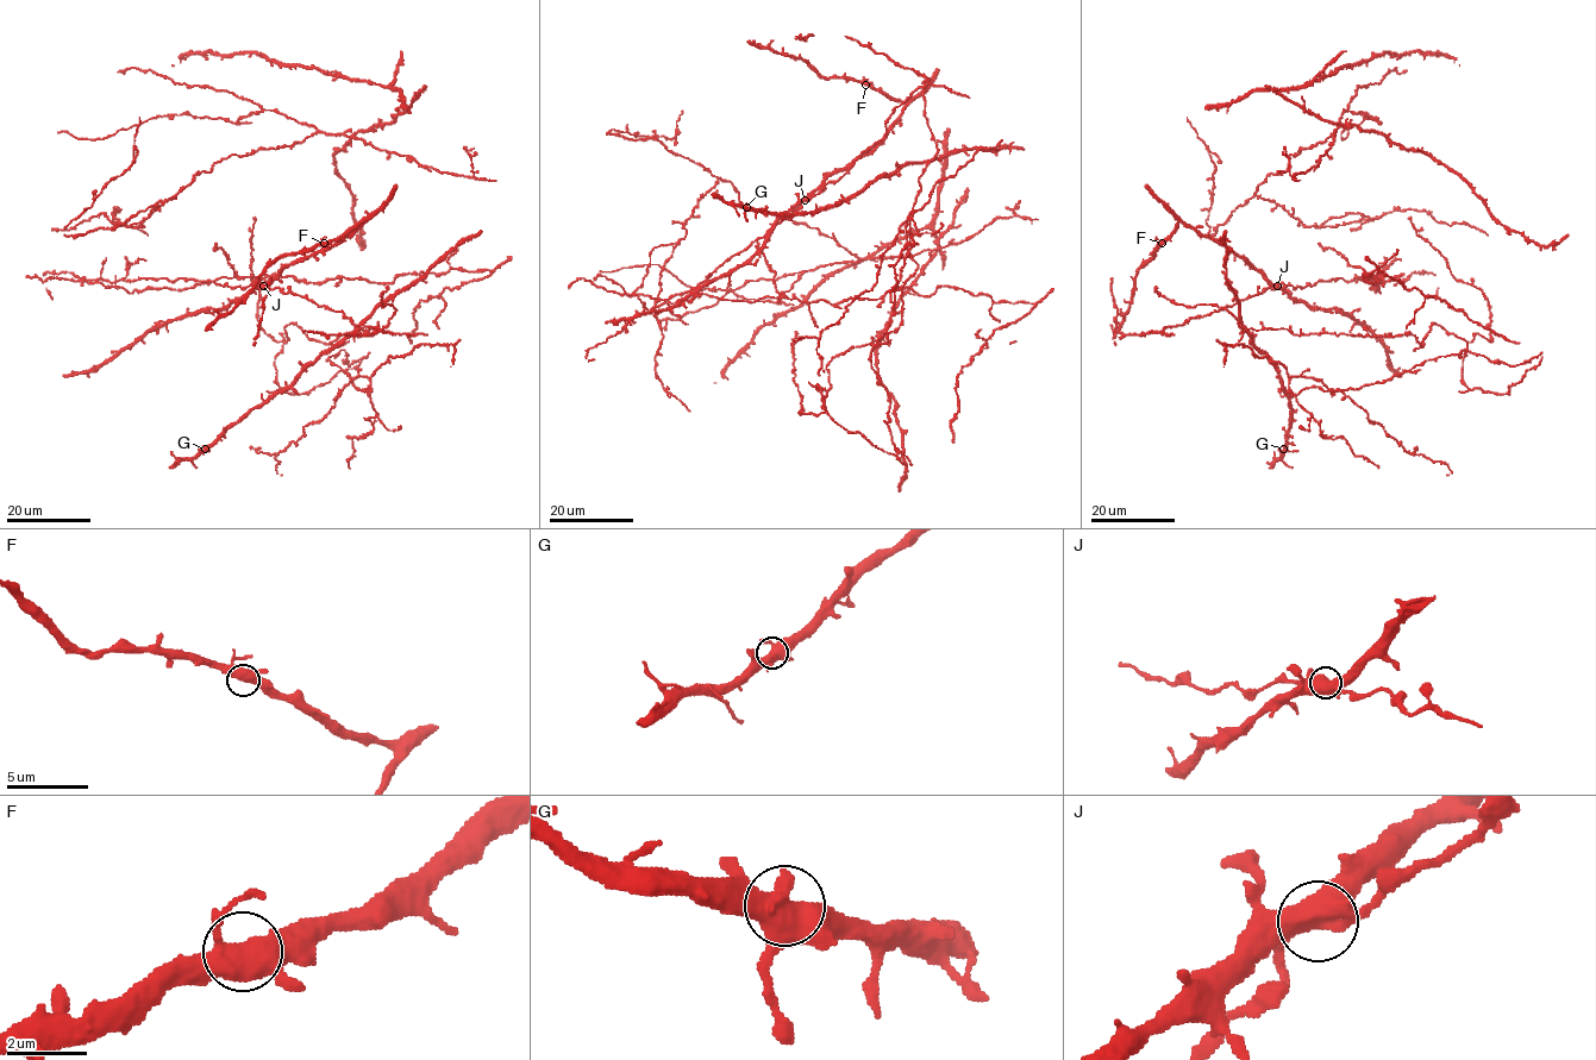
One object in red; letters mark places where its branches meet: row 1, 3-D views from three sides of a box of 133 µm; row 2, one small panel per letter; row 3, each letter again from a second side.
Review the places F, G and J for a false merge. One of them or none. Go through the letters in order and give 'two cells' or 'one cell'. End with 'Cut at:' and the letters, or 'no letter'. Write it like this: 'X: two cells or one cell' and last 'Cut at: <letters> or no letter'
F: one cell
G: one cell
J: one cell
Cut at: no letter

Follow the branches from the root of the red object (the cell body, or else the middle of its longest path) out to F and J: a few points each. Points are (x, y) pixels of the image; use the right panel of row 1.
F: (1194, 318), (1233, 306), (1271, 289), (1271, 284), (1246, 261), (1181, 221), (1162, 243)
J: (1194, 318), (1277, 286)

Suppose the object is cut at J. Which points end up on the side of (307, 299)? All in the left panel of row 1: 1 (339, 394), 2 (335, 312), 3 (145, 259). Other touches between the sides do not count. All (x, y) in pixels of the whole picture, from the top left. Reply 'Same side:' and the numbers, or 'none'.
Same side: 1, 2, 3

